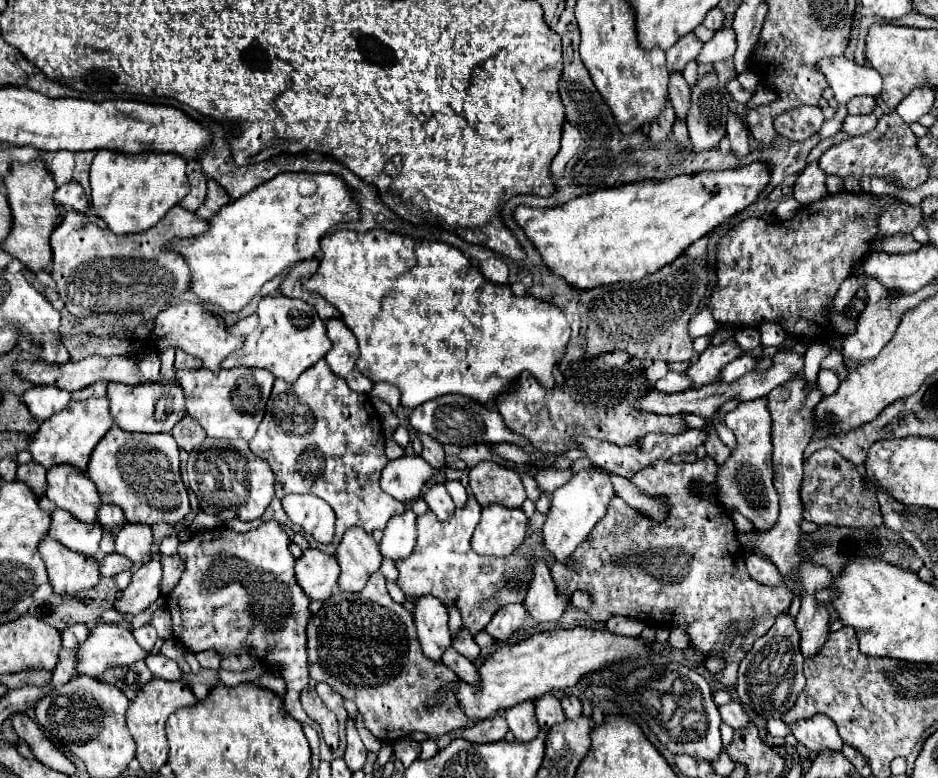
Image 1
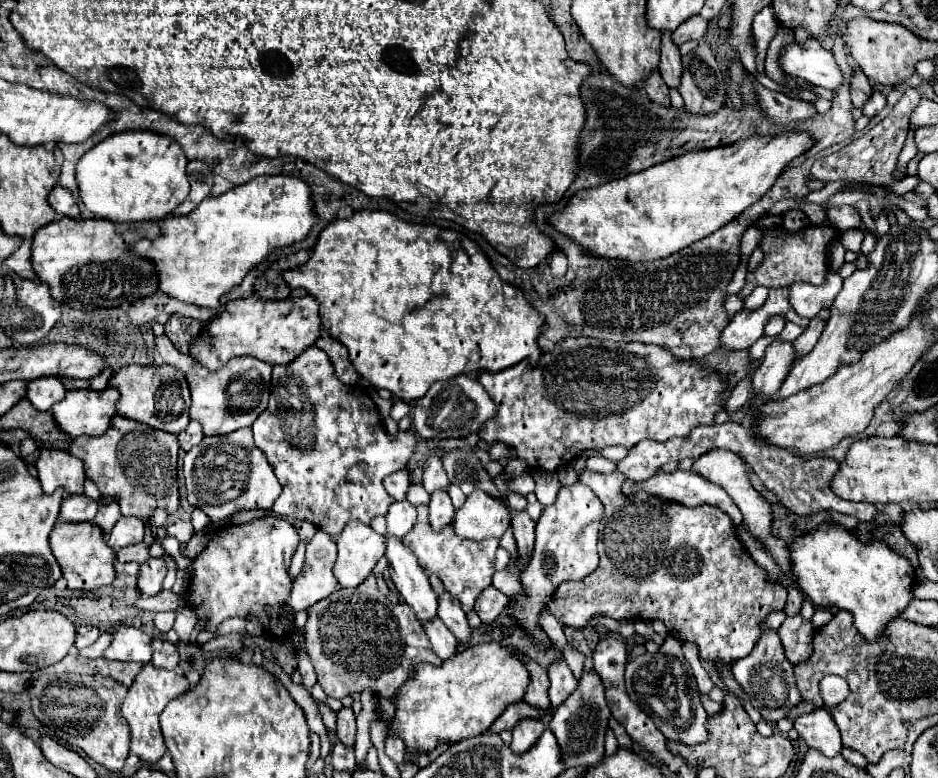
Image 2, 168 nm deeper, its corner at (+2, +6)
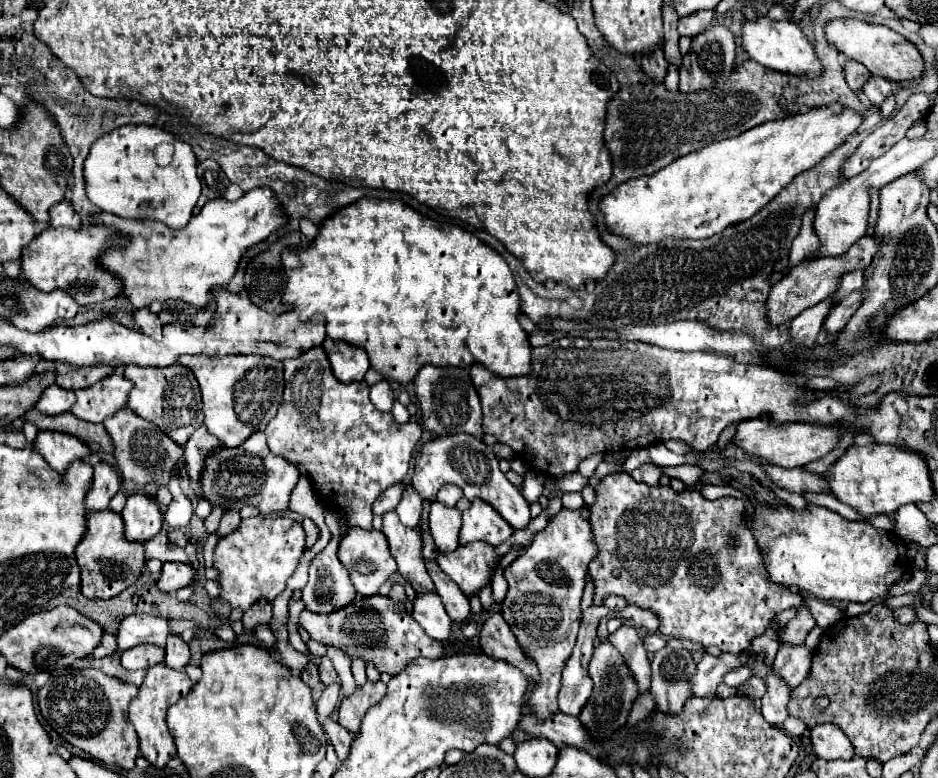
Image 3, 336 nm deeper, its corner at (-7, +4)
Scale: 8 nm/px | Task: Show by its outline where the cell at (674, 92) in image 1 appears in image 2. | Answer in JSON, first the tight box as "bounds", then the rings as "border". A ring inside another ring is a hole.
{"bounds":[659,30,681,88],"border":[[[663,30],[661,36],[661,62],[659,62],[659,72],[669,88],[677,88],[681,80],[681,54],[675,42],[671,42],[671,32]]]}

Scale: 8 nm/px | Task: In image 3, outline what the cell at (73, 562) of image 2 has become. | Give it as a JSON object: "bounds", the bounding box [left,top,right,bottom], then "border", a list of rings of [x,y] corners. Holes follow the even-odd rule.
{"bounds":[76,510,144,600],"border":[[[112,510],[86,514],[86,532],[76,546],[76,560],[80,566],[80,588],[86,598],[108,600],[136,582],[144,566],[144,546],[124,540],[124,522]]]}

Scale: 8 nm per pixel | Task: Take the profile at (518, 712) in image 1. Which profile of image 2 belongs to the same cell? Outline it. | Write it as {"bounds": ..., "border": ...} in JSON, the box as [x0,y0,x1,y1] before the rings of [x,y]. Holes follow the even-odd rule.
{"bounds":[511,718,545,754],"border":[[[525,718],[521,720],[515,728],[513,728],[513,742],[511,742],[511,750],[515,754],[523,754],[527,750],[531,750],[531,746],[539,740],[539,736],[543,734],[545,724],[541,720],[531,720]]]}

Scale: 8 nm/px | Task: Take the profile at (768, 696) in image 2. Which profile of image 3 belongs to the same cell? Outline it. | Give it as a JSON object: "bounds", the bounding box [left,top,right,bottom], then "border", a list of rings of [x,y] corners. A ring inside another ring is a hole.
{"bounds":[748,654,790,726],"border":[[[748,654],[748,664],[752,676],[764,680],[766,694],[762,696],[762,716],[772,726],[782,726],[788,718],[788,702],[790,702],[790,688],[784,678],[774,672],[772,666],[766,664],[766,658],[756,658],[756,654]]]}

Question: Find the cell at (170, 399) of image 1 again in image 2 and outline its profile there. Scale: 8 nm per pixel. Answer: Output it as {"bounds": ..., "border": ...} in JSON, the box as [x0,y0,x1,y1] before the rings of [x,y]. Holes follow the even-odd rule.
{"bounds":[111,364,189,434],"border":[[[129,364],[115,372],[111,376],[111,386],[115,386],[121,392],[121,398],[117,402],[117,412],[125,418],[137,420],[141,424],[147,424],[155,430],[163,430],[169,434],[179,434],[189,424],[189,386],[175,366],[141,366],[141,364]]]}

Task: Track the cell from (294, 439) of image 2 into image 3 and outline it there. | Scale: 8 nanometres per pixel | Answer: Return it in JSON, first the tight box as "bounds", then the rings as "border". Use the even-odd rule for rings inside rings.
{"bounds":[264,346,422,530],"border":[[[316,346],[298,356],[296,360],[284,362],[284,400],[276,412],[276,416],[268,422],[264,434],[268,438],[268,448],[276,454],[288,460],[294,466],[302,466],[306,470],[306,476],[310,478],[314,490],[320,494],[324,502],[332,500],[332,506],[338,508],[340,514],[344,514],[348,526],[358,526],[364,530],[372,528],[372,504],[378,500],[378,496],[392,486],[394,482],[404,480],[410,458],[420,442],[422,428],[416,422],[398,424],[394,422],[392,414],[376,410],[376,406],[368,398],[368,384],[356,382],[356,384],[340,384],[332,376],[332,368],[328,364],[328,356],[324,348]]]}

